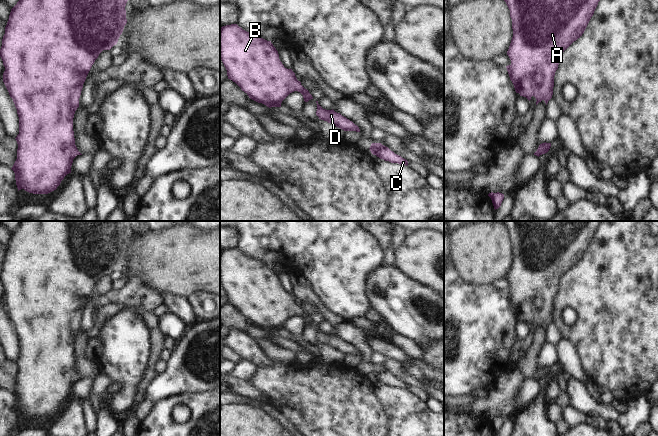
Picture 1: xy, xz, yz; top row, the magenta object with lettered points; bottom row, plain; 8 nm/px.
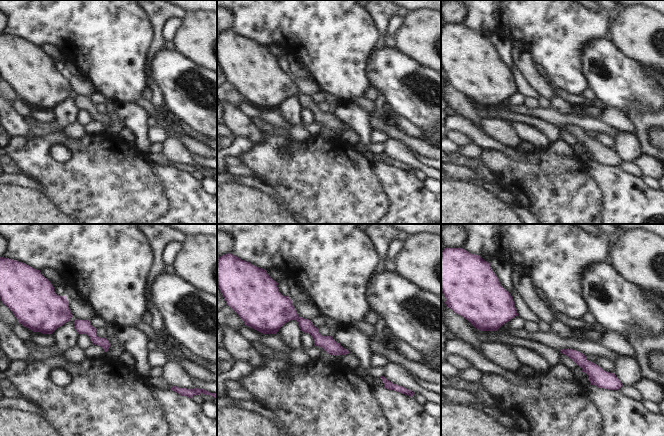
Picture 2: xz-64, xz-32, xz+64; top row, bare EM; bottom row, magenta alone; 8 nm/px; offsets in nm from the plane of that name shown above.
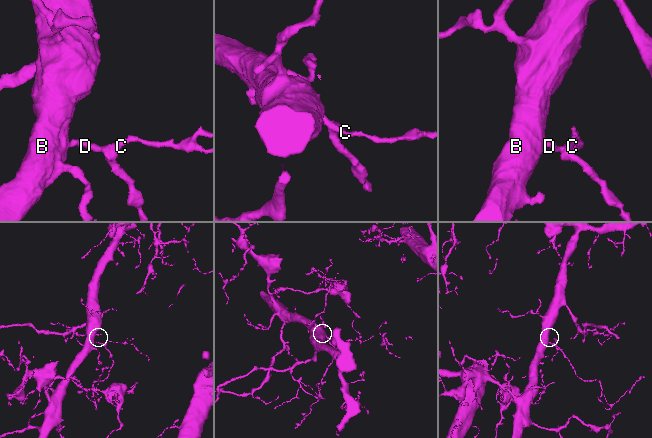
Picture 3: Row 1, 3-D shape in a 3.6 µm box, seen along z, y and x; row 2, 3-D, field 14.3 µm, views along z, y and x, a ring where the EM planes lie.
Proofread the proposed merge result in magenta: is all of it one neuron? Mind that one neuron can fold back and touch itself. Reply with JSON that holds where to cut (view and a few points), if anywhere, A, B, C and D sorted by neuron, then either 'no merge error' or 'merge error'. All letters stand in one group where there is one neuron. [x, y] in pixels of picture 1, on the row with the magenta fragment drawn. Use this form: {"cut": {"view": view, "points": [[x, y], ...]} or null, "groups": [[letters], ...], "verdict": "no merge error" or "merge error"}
{"cut": null, "groups": [["A", "B", "C", "D"]], "verdict": "no merge error"}

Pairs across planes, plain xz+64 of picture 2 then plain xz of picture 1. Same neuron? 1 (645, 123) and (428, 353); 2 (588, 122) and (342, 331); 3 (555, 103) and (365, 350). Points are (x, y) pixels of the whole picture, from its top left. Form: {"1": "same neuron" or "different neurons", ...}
{"1": "same neuron", "2": "different neurons", "3": "same neuron"}

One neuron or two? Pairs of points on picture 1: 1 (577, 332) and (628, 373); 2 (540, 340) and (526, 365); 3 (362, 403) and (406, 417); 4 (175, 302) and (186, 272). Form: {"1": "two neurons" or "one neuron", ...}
{"1": "one neuron", "2": "one neuron", "3": "two neurons", "4": "two neurons"}

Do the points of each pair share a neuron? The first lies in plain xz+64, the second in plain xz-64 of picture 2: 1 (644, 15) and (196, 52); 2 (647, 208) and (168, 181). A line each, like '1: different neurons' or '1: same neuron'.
1: same neuron
2: same neuron

